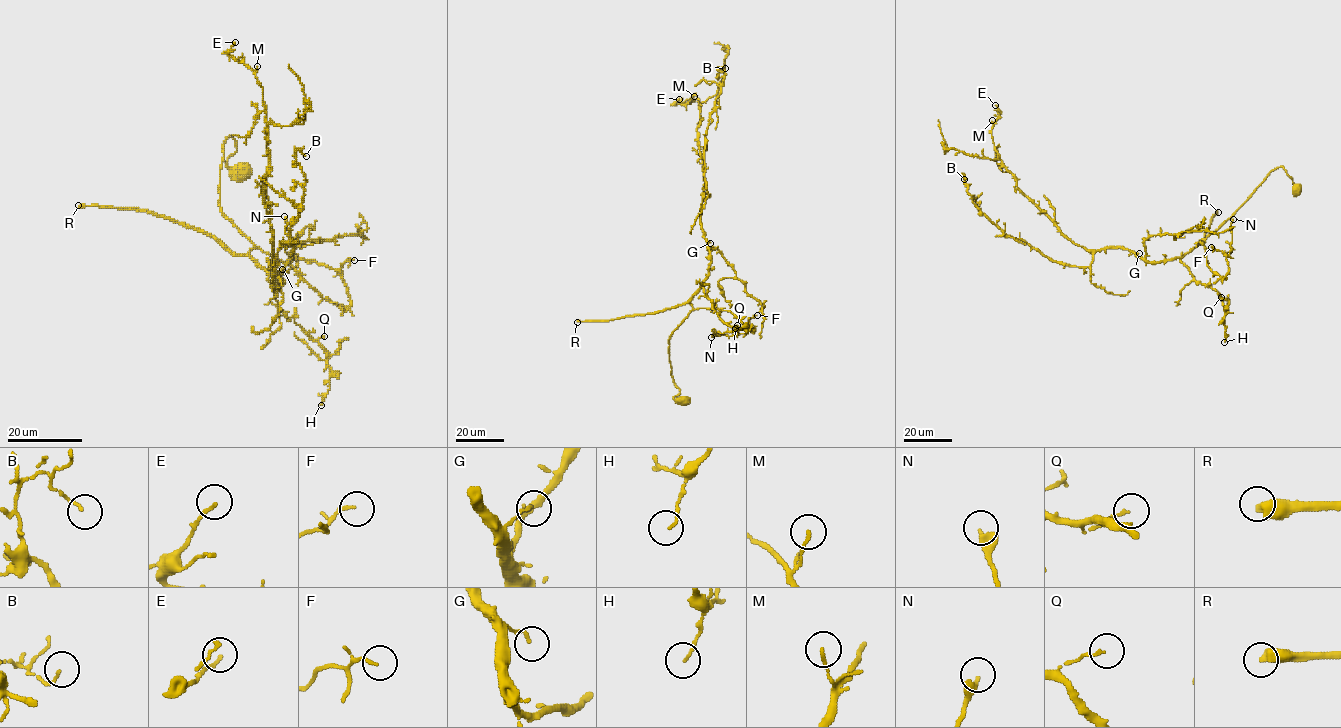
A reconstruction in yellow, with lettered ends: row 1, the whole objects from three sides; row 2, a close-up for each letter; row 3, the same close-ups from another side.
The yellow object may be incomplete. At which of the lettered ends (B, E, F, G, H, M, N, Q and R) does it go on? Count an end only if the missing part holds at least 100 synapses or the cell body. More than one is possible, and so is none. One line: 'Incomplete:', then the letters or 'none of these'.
Incomplete: R

